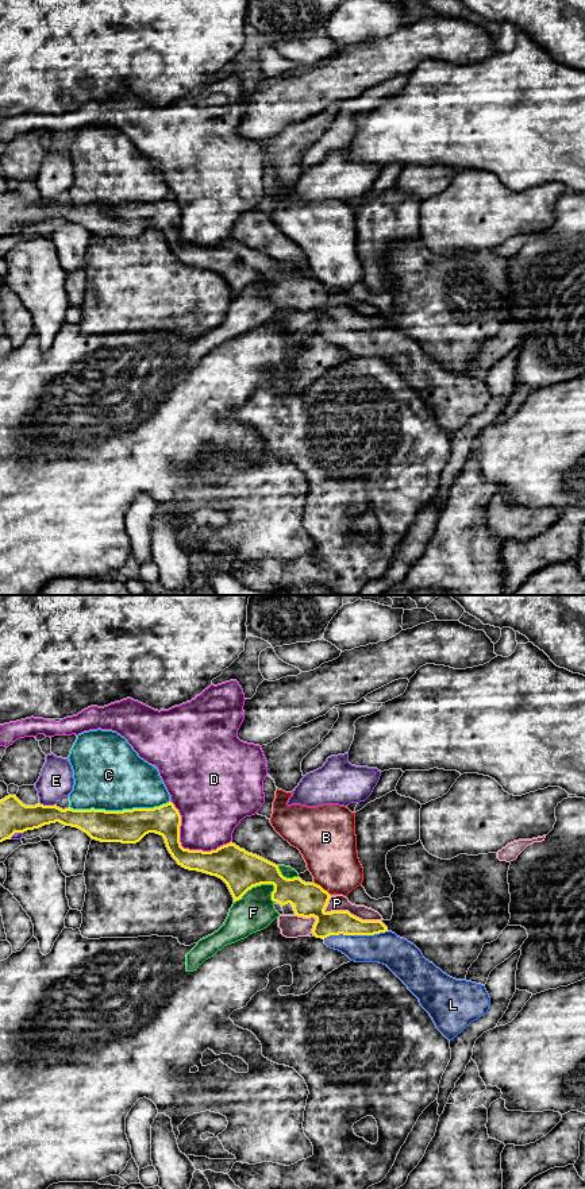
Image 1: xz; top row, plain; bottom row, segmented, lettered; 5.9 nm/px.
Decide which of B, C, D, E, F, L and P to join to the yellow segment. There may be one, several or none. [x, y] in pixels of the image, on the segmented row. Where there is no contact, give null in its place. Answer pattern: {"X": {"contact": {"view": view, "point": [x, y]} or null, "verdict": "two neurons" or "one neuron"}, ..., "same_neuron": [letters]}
{"B": {"contact": {"view": "xz", "point": [320, 887]}, "verdict": "two neurons"}, "C": {"contact": {"view": "xz", "point": [119, 811]}, "verdict": "two neurons"}, "D": {"contact": {"view": "xz", "point": [183, 848]}, "verdict": "two neurons"}, "E": {"contact": {"view": "xz", "point": [47, 806]}, "verdict": "two neurons"}, "F": {"contact": {"view": "xz", "point": [254, 886]}, "verdict": "two neurons"}, "L": {"contact": {"view": "xz", "point": [354, 934]}, "verdict": "one neuron"}, "P": {"contact": {"view": "xz", "point": [350, 914]}, "verdict": "two neurons"}, "same_neuron": ["L"]}

